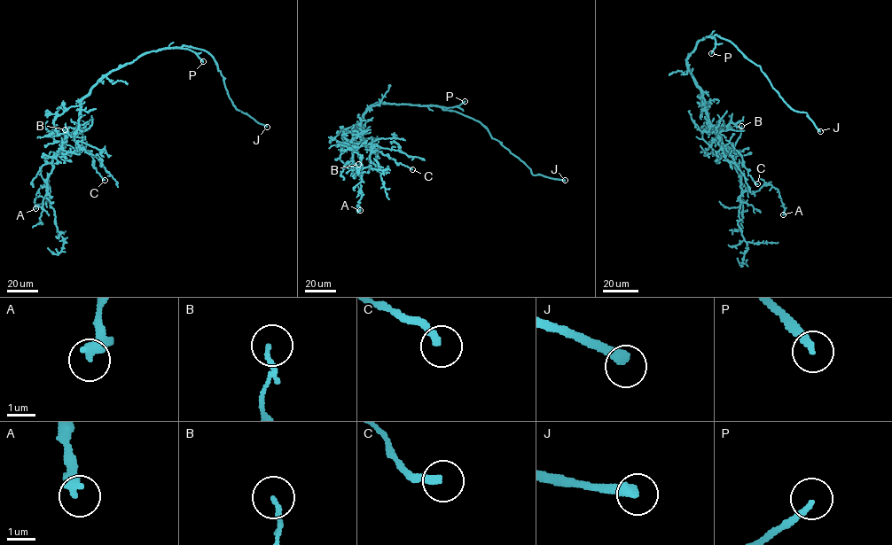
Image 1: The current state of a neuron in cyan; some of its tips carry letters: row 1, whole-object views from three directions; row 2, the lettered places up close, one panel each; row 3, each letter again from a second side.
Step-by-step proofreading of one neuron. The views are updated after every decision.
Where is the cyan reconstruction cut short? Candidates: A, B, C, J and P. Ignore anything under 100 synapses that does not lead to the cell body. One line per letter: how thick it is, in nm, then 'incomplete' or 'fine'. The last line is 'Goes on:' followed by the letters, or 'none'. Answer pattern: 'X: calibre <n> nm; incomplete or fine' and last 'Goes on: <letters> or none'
A: calibre 440 nm; fine
B: calibre 140 nm; fine
C: calibre 280 nm; fine
J: calibre 360 nm; incomplete
P: calibre 190 nm; incomplete
Goes on: J, P

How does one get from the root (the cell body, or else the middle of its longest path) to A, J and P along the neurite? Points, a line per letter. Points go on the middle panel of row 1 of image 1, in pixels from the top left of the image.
A: (377, 102), (358, 124), (363, 137), (353, 156), (354, 169), (360, 176), (362, 196), (356, 206), (360, 210)
J: (377, 102), (437, 105), (459, 112), (483, 125), (491, 137), (522, 161), (533, 175), (565, 180)
P: (377, 102), (451, 107), (465, 101)

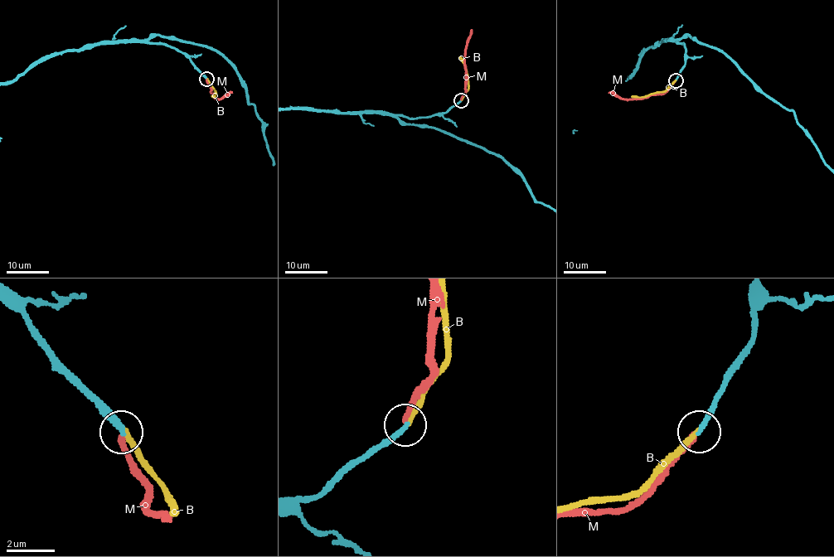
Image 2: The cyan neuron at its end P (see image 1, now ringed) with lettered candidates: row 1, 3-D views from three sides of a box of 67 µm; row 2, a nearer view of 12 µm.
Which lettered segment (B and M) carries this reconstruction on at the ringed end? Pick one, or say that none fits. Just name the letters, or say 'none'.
B

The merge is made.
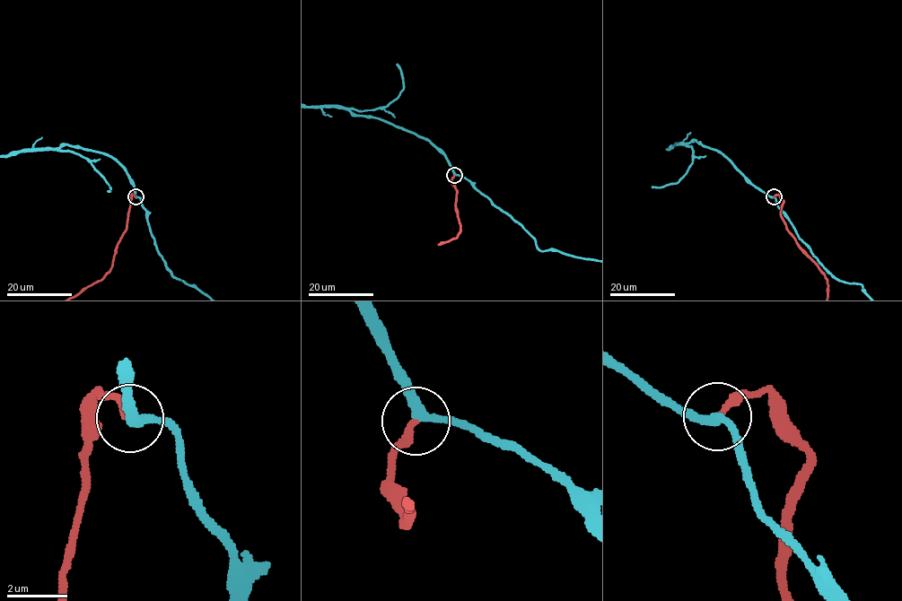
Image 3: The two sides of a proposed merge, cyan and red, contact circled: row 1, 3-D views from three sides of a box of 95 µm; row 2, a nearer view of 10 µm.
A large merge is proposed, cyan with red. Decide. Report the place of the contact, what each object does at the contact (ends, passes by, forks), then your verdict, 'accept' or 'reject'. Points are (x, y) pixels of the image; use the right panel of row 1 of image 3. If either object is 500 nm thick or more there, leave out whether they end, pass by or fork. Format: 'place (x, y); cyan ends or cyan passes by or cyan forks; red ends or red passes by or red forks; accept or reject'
place (774, 196); cyan passes by; red ends; accept

